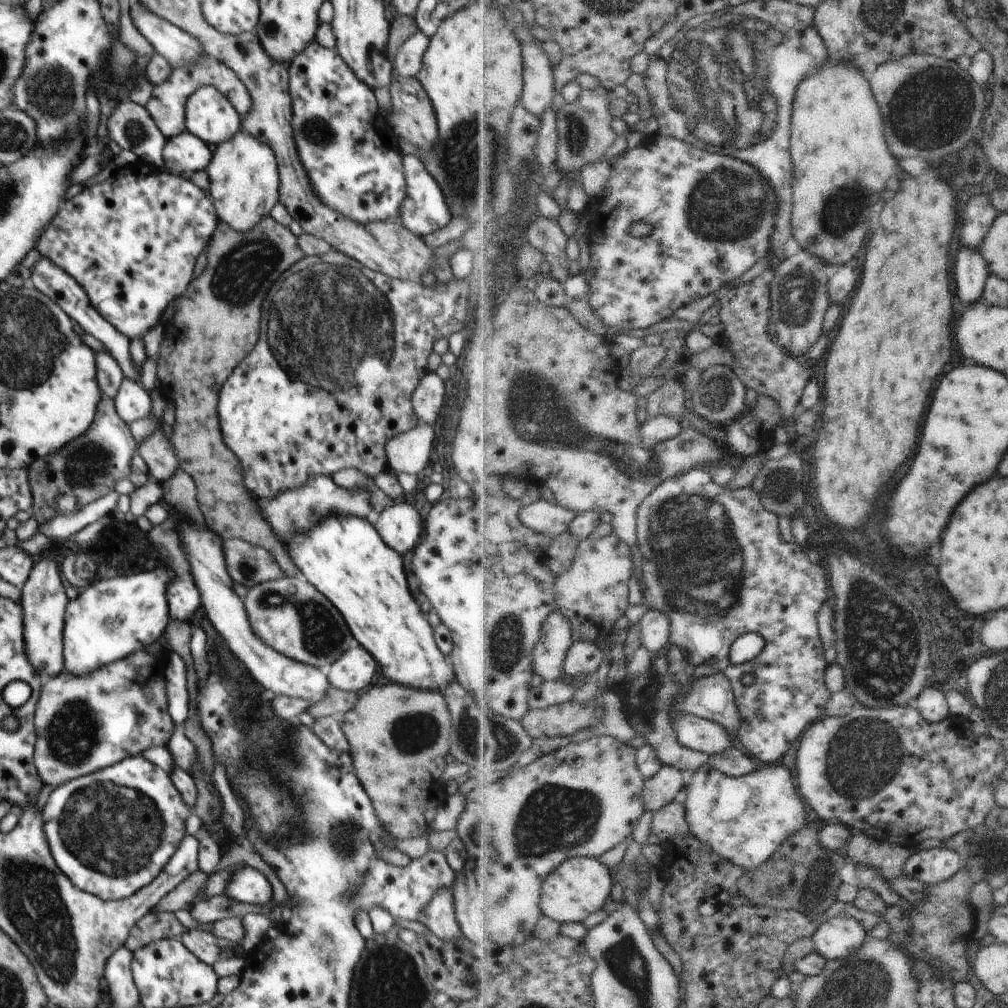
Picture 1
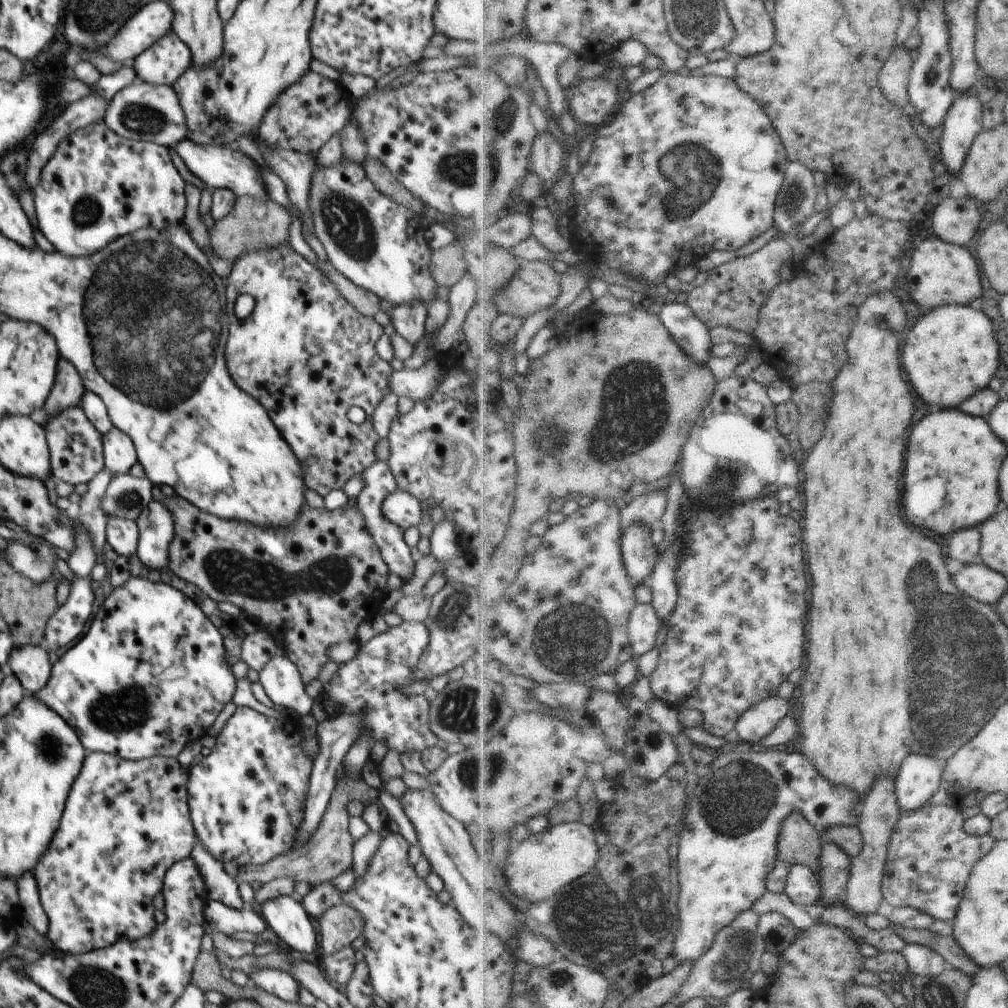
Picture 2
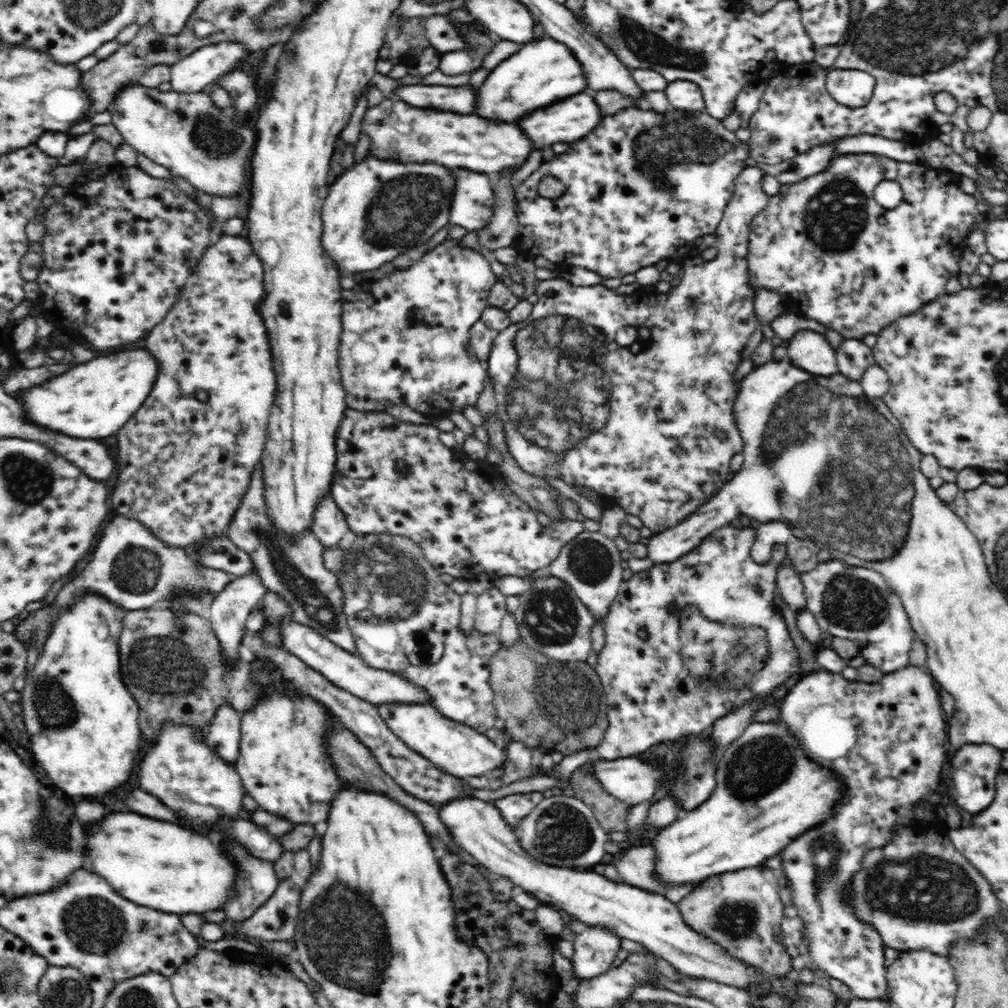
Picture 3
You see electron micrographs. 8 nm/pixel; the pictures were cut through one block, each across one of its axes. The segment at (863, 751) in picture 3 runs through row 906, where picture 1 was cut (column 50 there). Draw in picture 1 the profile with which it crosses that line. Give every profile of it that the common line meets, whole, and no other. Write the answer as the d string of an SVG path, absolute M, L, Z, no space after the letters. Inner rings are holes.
M136 755L125 758L119 763L110 766L110 768L106 768L106 770L99 770L98 774L90 774L90 776L76 778L76 780L72 779L67 783L57 786L50 796L48 796L41 817L51 855L56 861L58 868L70 879L70 882L73 882L74 886L77 886L80 890L89 892L94 896L100 897L102 900L119 901L132 896L143 886L149 885L162 872L166 863L172 858L174 852L176 852L184 835L187 834L185 822L191 813L191 808L183 801L180 792L173 785L171 776L162 768L142 757L142 755Z

